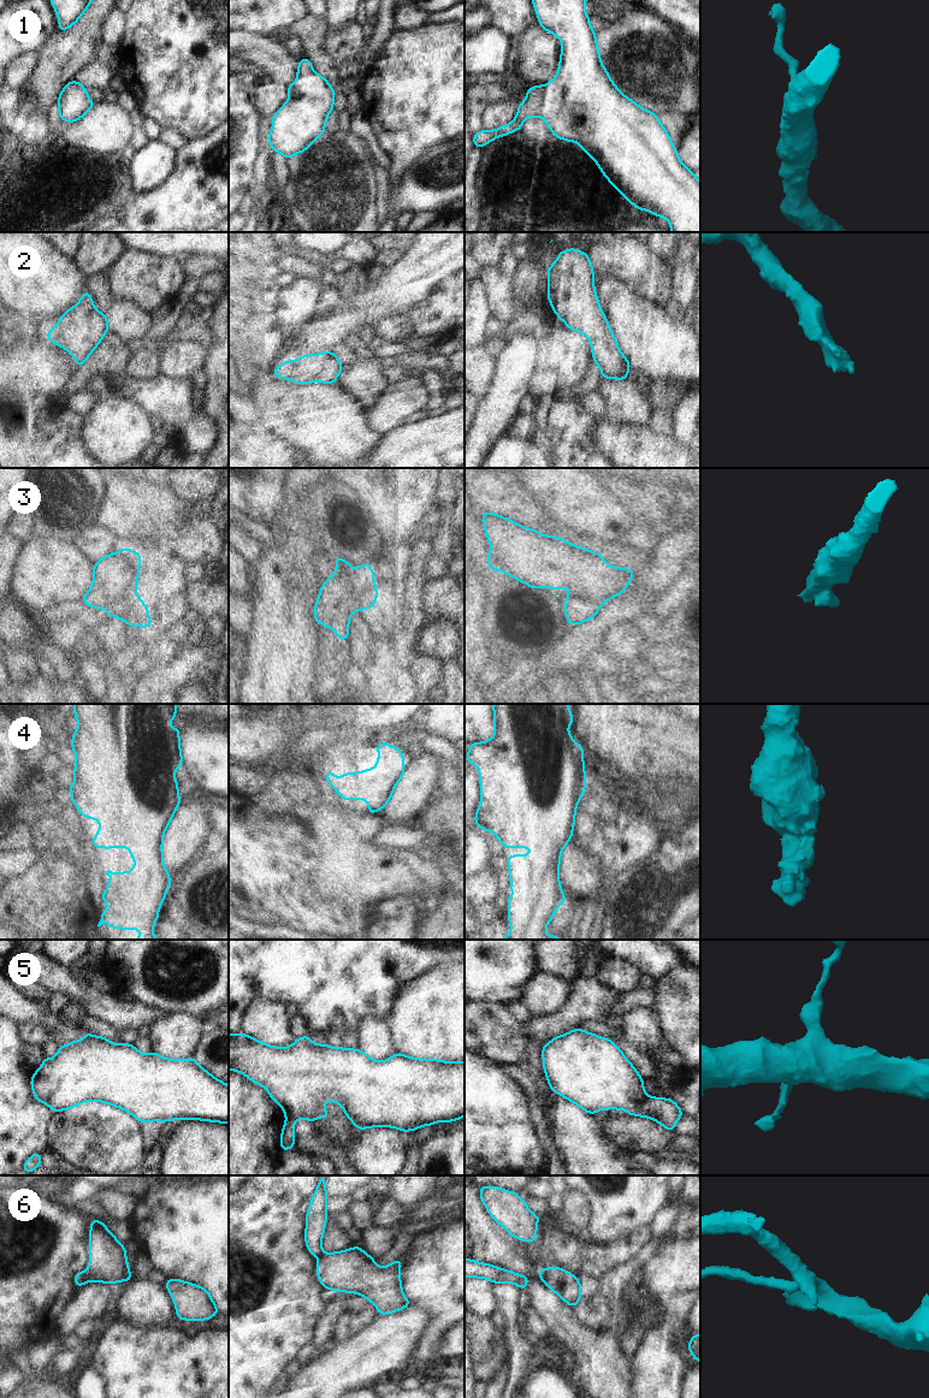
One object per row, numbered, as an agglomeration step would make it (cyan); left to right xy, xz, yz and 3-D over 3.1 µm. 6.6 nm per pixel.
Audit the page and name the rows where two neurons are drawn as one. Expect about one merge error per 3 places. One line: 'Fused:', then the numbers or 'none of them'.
Fused: 3, 6

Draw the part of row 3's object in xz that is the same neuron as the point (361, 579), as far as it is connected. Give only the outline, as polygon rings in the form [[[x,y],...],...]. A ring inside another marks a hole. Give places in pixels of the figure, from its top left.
[[[362,565],[350,569],[347,574],[348,586],[354,590],[353,598],[359,600],[367,609],[375,606],[378,590],[374,586],[374,573],[372,565]]]

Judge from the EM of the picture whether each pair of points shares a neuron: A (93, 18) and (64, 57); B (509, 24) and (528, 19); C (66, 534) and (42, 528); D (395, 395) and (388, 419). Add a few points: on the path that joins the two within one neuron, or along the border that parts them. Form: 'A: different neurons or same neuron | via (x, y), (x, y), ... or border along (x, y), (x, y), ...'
A: same neuron | via (89, 28), (74, 47)
B: same neuron | via (514, 19), (524, 19)
C: same neuron | via (60, 529), (48, 528)
D: same neuron | via (395, 401), (395, 407), (390, 413)

